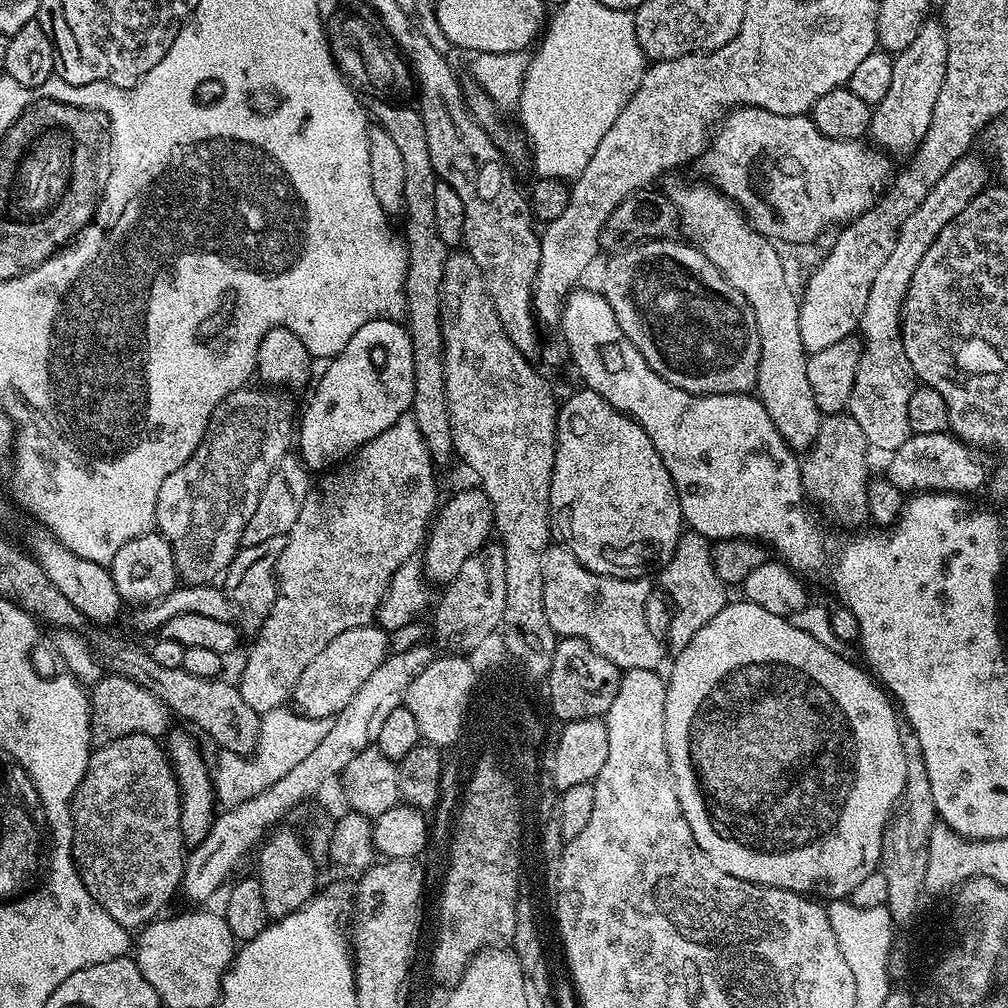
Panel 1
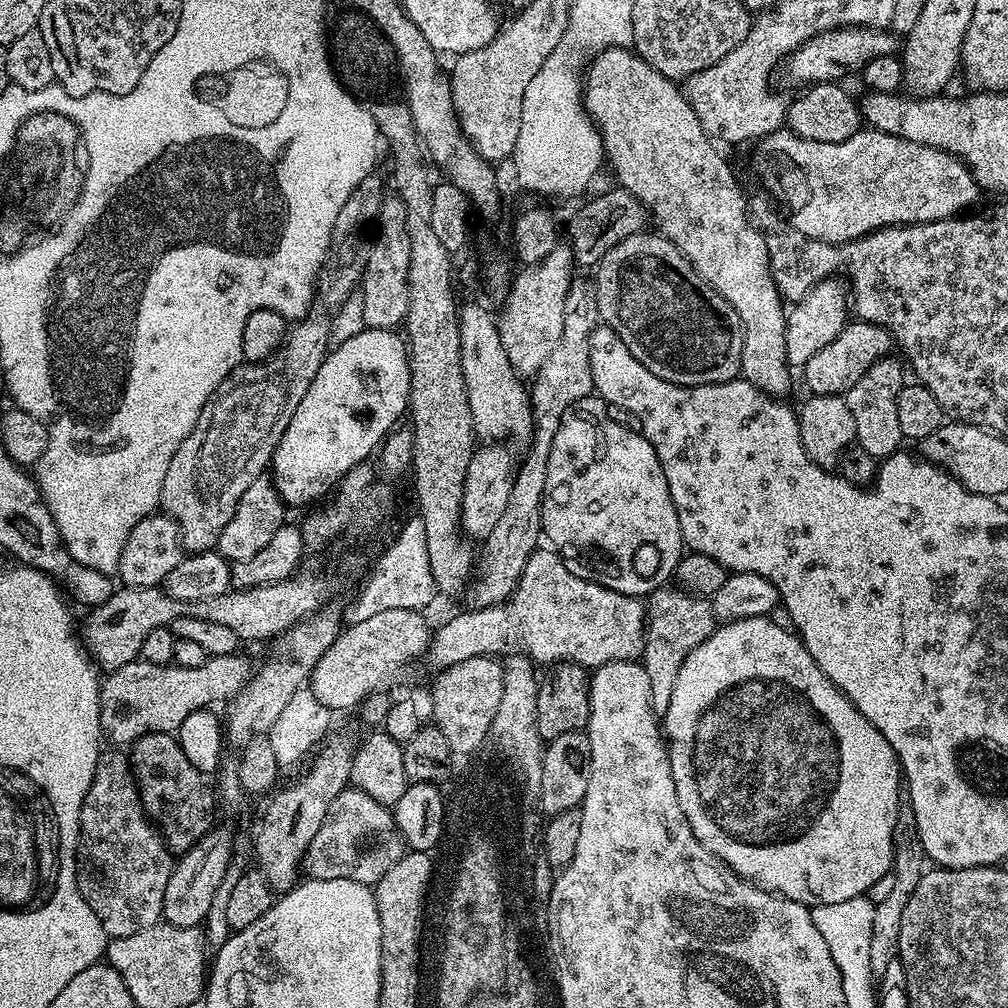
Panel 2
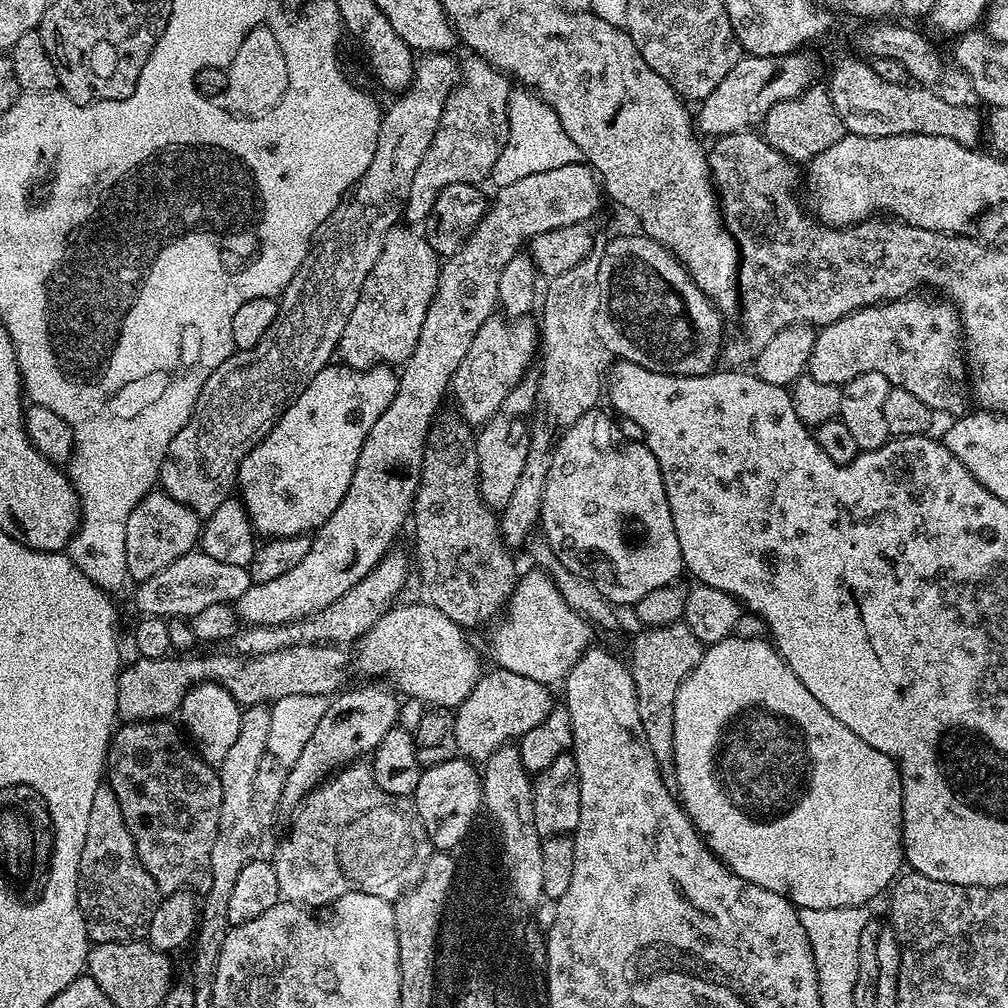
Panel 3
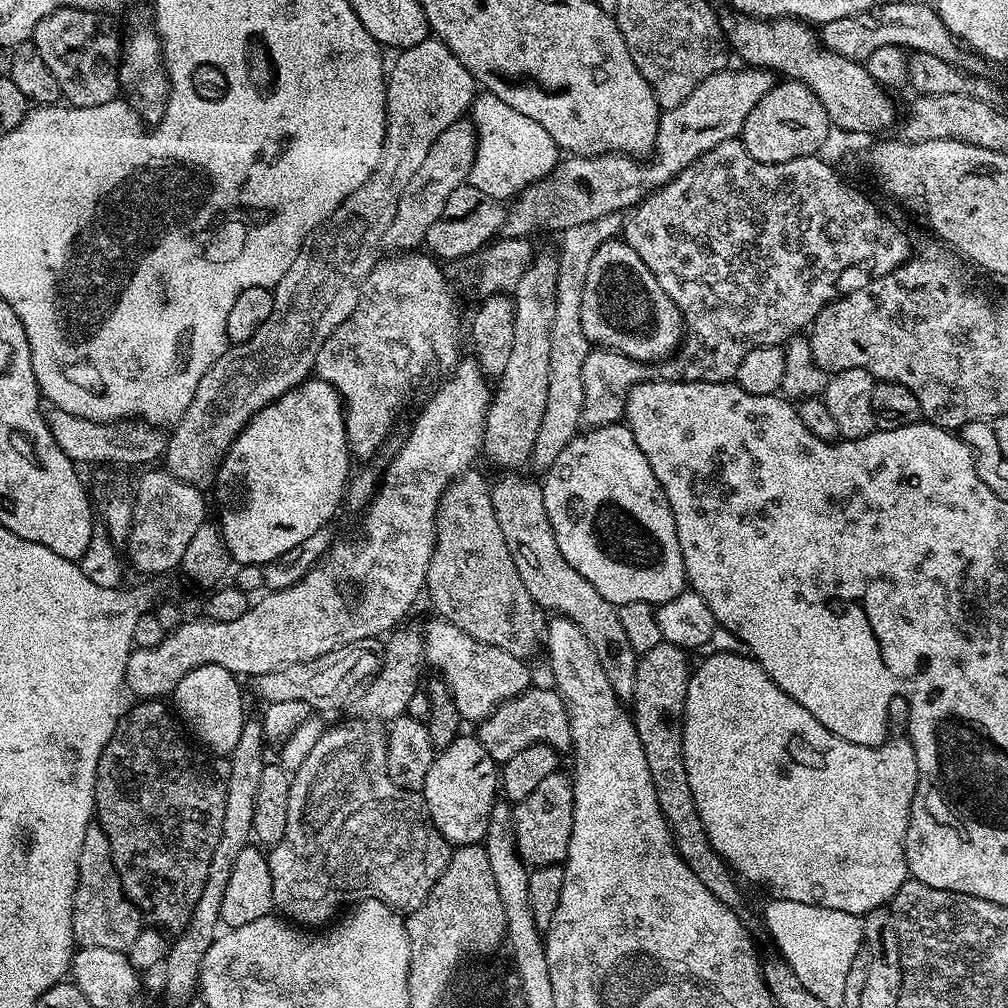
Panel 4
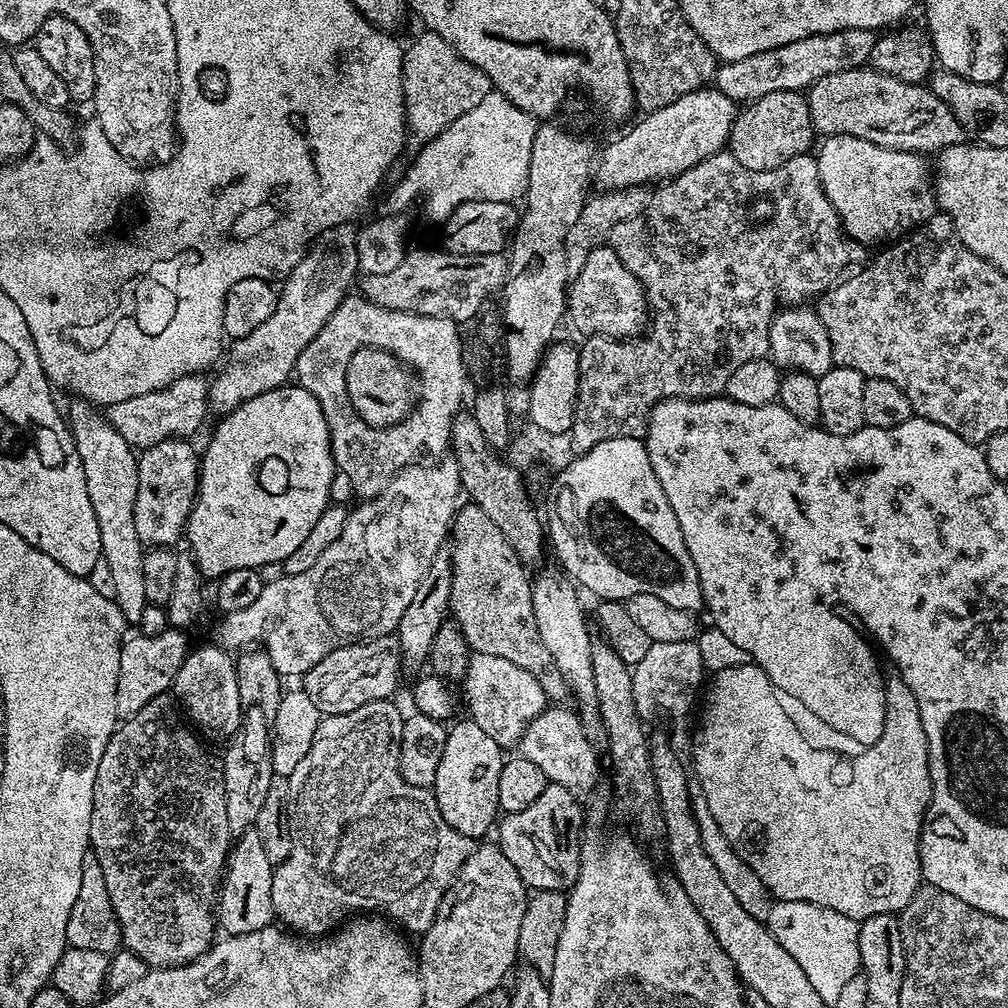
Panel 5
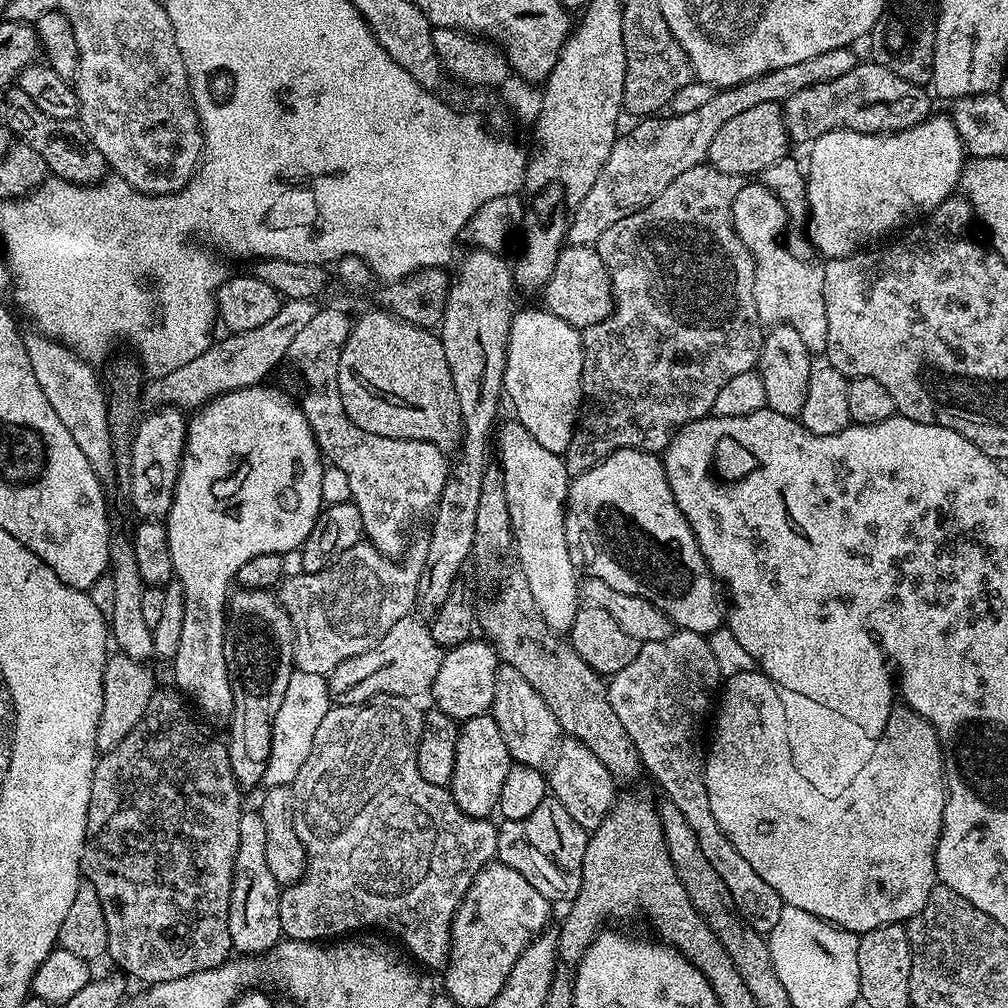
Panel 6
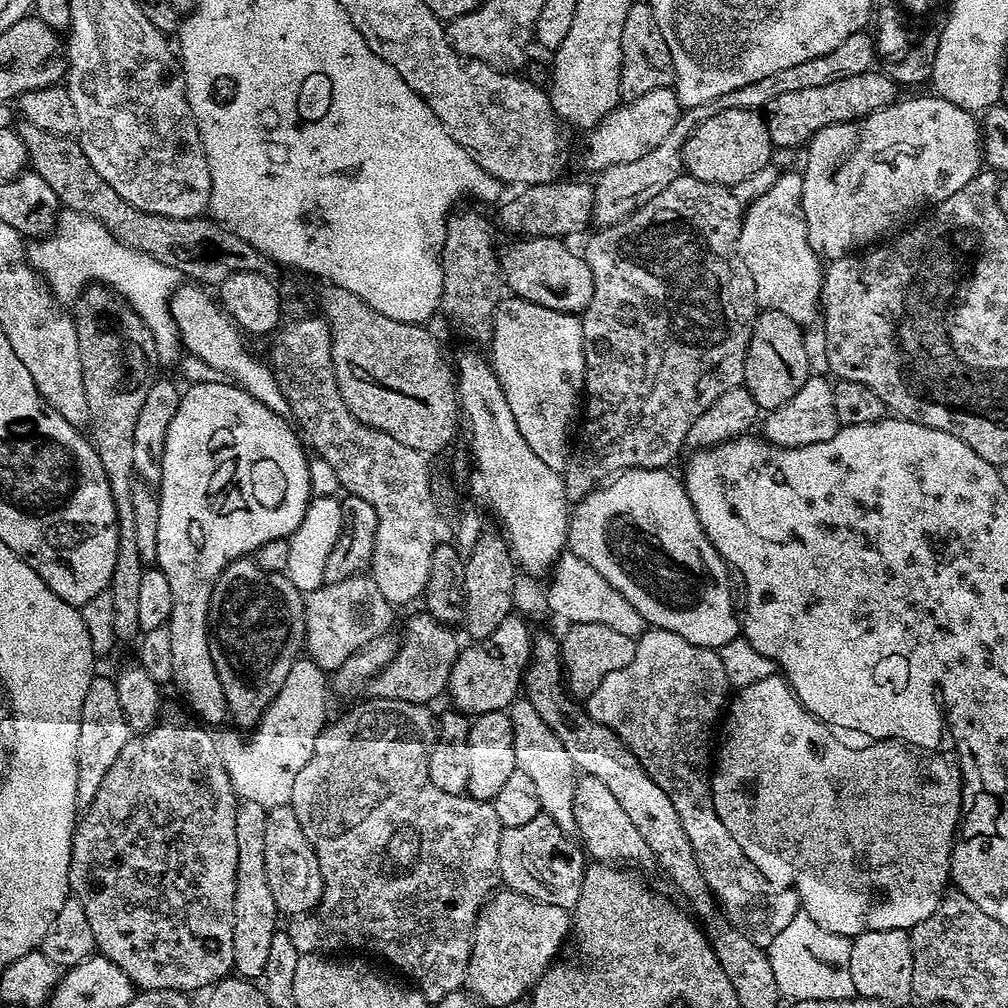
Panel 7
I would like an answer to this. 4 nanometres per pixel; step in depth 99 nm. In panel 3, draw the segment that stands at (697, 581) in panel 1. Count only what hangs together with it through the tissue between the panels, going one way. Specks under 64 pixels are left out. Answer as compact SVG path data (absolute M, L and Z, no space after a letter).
M683 622L644 628L632 644L630 671L638 698L640 730L645 744L665 774L671 773L674 768L674 698L678 698L684 679L692 673L694 666L698 666L705 647L705 644L698 642L698 638L694 638L694 634L690 634Z

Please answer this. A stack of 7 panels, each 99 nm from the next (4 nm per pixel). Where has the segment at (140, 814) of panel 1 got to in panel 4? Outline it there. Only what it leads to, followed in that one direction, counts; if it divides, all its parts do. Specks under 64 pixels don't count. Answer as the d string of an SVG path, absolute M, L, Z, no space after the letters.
M98 826L89 827L78 854L78 878L72 899L72 939L81 948L127 953L141 931L140 911L128 901L128 895L124 892L106 834Z

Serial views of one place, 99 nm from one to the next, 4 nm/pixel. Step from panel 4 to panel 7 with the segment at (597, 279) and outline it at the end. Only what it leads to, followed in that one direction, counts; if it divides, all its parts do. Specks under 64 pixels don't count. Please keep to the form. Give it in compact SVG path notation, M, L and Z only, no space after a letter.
M529 236L511 242L513 244L502 252L502 275L507 291L513 297L532 300L550 310L583 313L594 294L594 278L579 251L571 252L563 239L554 236Z

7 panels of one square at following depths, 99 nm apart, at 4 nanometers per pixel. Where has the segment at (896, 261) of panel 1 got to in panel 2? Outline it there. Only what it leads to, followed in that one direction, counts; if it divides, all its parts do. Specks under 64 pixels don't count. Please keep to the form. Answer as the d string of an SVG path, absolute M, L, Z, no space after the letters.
M885 358L874 362L874 366L870 366L866 374L862 374L862 378L858 378L858 382L854 382L854 386L850 386L850 390L846 393L850 414L854 414L856 444L862 450L866 450L866 454L877 458L891 456L902 444L898 430L896 399L905 386L906 377L900 369L901 361L892 359Z

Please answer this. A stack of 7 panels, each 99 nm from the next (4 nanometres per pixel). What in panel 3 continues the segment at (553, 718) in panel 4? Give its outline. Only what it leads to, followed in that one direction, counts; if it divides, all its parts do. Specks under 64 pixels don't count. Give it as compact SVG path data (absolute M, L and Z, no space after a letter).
M504 668L492 670L489 676L488 673L481 675L474 690L470 690L468 697L454 712L454 738L458 738L459 755L473 762L483 762L509 742L519 741L526 734L526 730L534 730L534 726L541 724L550 714L554 700L548 692L551 692L549 685L534 682L534 678L522 678L522 674L514 674Z

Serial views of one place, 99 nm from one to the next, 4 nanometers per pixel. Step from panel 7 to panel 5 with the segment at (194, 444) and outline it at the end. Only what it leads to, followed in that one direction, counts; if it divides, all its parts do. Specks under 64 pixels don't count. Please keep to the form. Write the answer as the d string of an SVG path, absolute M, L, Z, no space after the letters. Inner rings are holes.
M285 386L266 390L246 402L242 402L233 412L223 413L219 417L216 429L212 432L212 437L208 440L204 452L200 456L200 484L196 488L196 501L192 507L192 513L188 519L186 529L186 544L190 549L190 555L200 567L201 577L219 578L227 574L230 570L242 570L243 568L255 568L259 570L263 564L279 564L290 554L294 554L296 547L306 539L306 534L310 534L310 529L318 518L330 507L330 486L332 479L337 474L336 463L332 461L332 447L330 446L330 432L326 426L326 418L322 414L322 408L318 406L318 400L310 390L299 386ZM209 642L205 648L196 649L195 647L192 651L189 651L188 657L182 662L182 666L176 675L174 696L179 707L186 713L187 719L205 737L208 735L212 740L227 742L238 730L240 725L240 699L238 698L236 665L233 657L215 643Z

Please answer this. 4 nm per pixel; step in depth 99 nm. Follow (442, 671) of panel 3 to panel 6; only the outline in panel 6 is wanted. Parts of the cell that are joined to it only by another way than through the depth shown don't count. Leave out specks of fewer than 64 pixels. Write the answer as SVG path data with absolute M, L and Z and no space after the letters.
M507 666L497 667L496 696L492 699L490 715L515 763L543 769L553 759L562 739L558 718L550 714L550 706L542 702L538 690L534 690L534 686L530 686L530 682L526 682L526 678L518 674L518 670Z

